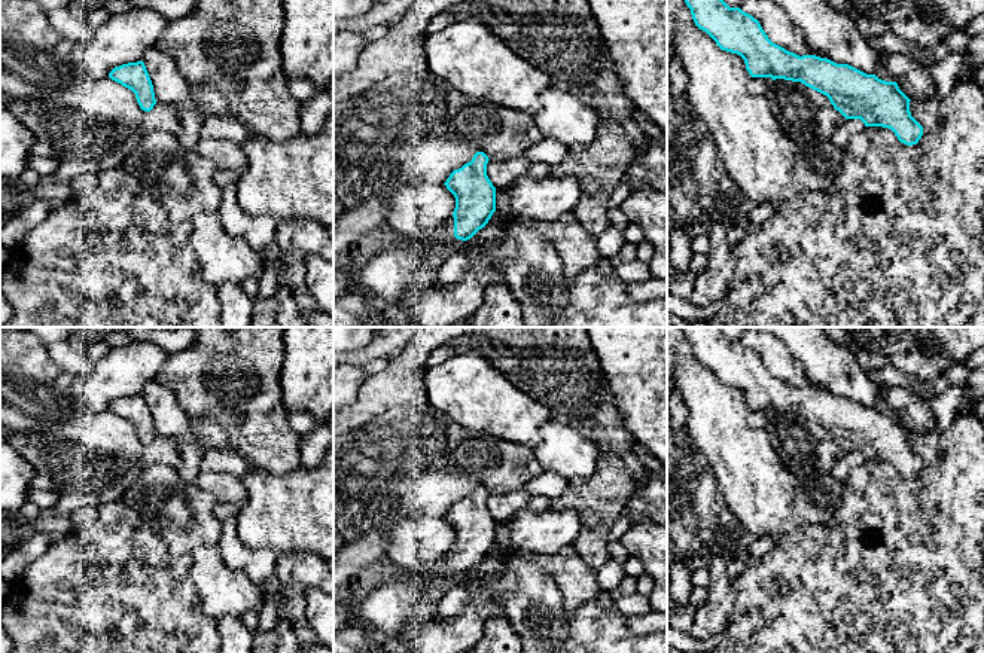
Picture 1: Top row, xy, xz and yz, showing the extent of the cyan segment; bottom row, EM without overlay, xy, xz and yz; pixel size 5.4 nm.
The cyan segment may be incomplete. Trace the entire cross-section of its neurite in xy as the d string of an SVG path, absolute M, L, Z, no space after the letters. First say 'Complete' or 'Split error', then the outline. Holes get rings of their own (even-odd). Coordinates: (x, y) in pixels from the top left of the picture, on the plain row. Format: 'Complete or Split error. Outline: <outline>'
Complete. Outline: M143 394L115 400L109 411L135 427L141 443L150 445L156 437L153 418Z

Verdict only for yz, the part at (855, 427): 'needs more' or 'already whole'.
already whole

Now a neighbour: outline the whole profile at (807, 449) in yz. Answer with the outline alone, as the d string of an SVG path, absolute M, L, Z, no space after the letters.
M771 414L765 431L786 469L805 483L831 473L846 454L826 428L801 415Z

